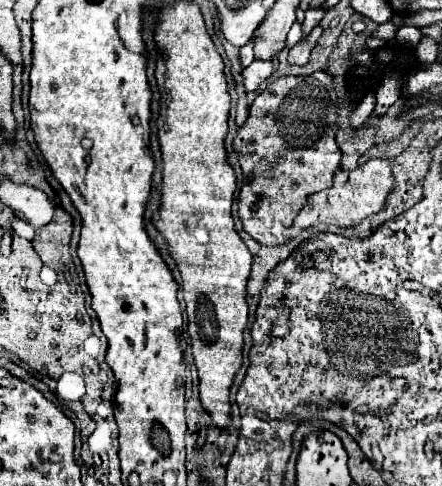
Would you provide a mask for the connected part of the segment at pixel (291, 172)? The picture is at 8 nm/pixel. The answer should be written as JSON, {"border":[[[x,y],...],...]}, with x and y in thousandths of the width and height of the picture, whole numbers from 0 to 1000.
{"border":[[[722,144],[722,148],[708,148],[708,152],[699,152],[699,156],[636,156],[636,160],[618,165],[595,189],[586,189],[586,198],[577,202],[577,210],[568,214],[568,222],[563,222],[563,243],[559,243],[559,251],[545,259],[541,276],[532,280],[527,305],[532,305],[532,313],[541,317],[541,337],[545,337],[545,350],[550,350],[550,383],[545,383],[541,407],[536,407],[536,416],[541,416],[541,449],[545,449],[545,457],[550,457],[550,473],[554,473],[572,494],[581,494],[581,498],[590,498],[590,502],[604,502],[604,506],[609,506],[609,502],[640,502],[640,498],[645,498],[645,473],[663,461],[672,436],[676,436],[681,424],[690,420],[690,412],[695,412],[690,403],[713,399],[713,395],[722,395],[722,391],[749,383],[753,358],[758,358],[758,350],[762,350],[767,337],[771,337],[771,305],[767,305],[767,296],[762,296],[762,288],[758,288],[762,267],[767,267],[767,263],[762,263],[762,218],[767,218],[767,198],[762,198],[762,185],[758,185],[758,160],[753,160],[740,144]]]}

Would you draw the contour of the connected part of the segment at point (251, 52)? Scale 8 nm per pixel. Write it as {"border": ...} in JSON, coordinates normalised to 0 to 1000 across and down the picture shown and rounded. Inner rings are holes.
{"border":[[[581,78],[568,82],[563,91],[545,95],[545,132],[554,132],[554,140],[577,123],[577,91],[581,91]]]}

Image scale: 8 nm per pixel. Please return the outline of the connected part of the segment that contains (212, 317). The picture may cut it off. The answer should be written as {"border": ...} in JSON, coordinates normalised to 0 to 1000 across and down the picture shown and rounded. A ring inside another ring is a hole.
{"border":[[[400,4],[391,12],[364,12],[360,53],[351,74],[364,107],[355,123],[355,181],[364,189],[364,235],[355,243],[364,325],[369,325],[369,412],[364,432],[351,444],[351,465],[382,494],[382,523],[400,539],[414,572],[414,613],[428,654],[428,695],[437,716],[441,753],[450,765],[450,823],[455,835],[482,856],[495,881],[518,877],[518,794],[545,753],[550,675],[559,663],[554,588],[568,560],[568,519],[532,477],[523,449],[523,412],[532,395],[532,350],[518,337],[509,309],[509,284],[518,276],[518,226],[523,202],[509,165],[509,128],[491,107],[450,16],[432,4]]]}

